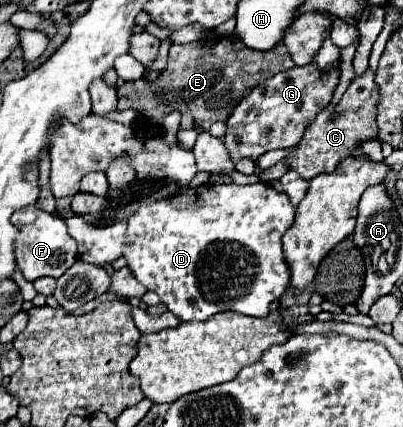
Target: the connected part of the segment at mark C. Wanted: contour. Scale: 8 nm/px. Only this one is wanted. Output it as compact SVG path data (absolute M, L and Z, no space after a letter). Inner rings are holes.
M366 69L364 75L354 75L342 99L336 105L328 103L318 113L318 117L304 131L302 141L296 145L292 153L288 153L282 159L282 163L286 163L288 169L294 169L306 181L310 181L320 173L332 173L344 159L352 157L358 143L368 139L378 139L378 131L380 131L376 125L378 101L380 101L380 89L374 81L372 69Z

